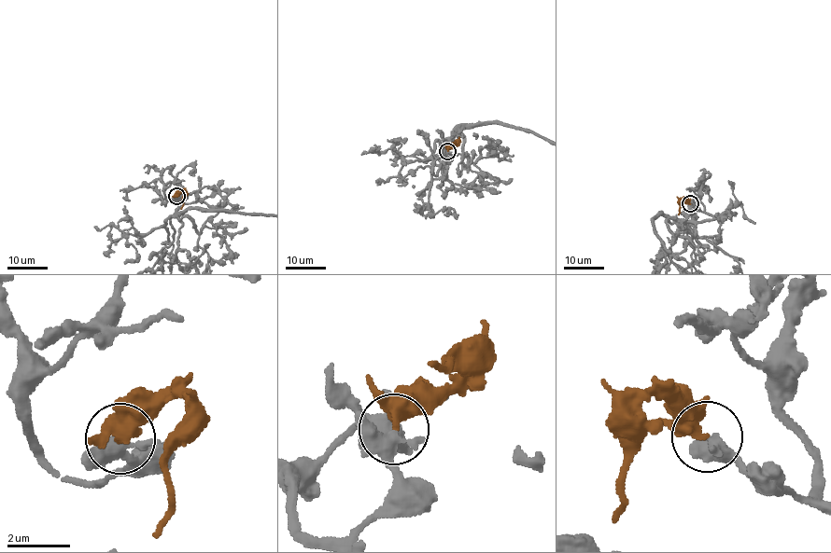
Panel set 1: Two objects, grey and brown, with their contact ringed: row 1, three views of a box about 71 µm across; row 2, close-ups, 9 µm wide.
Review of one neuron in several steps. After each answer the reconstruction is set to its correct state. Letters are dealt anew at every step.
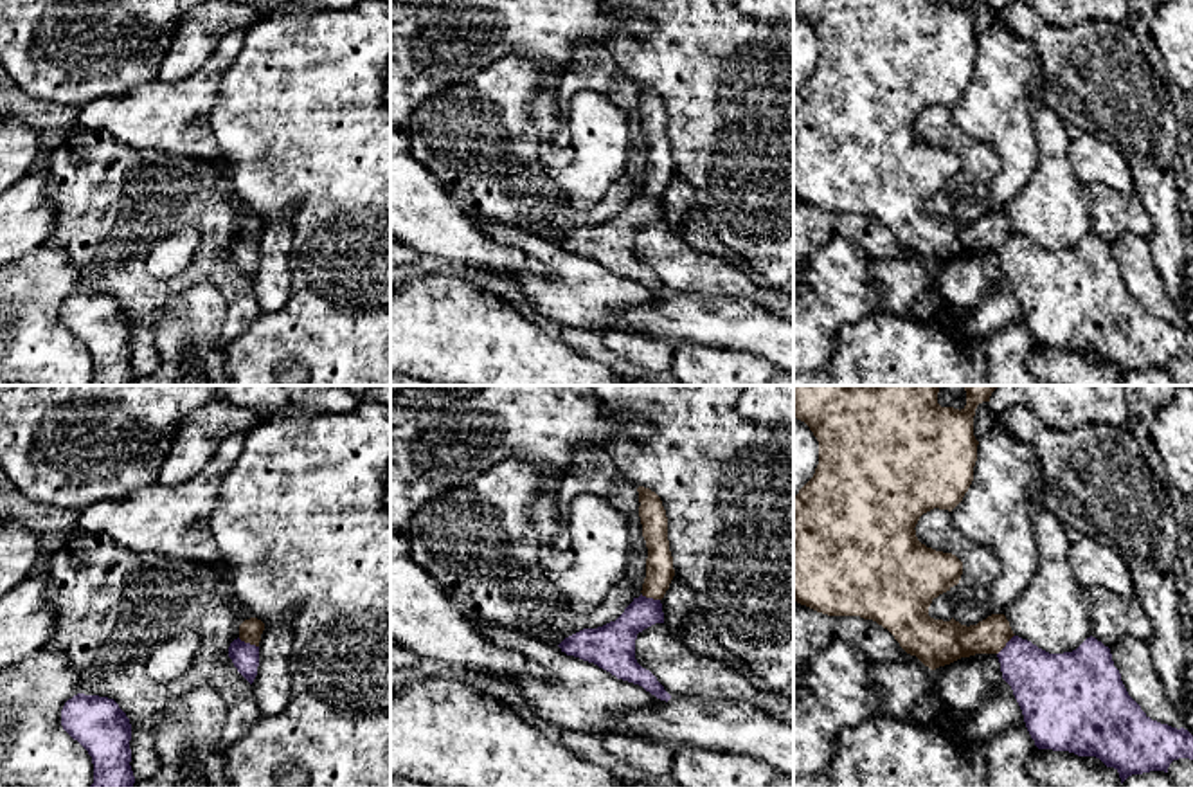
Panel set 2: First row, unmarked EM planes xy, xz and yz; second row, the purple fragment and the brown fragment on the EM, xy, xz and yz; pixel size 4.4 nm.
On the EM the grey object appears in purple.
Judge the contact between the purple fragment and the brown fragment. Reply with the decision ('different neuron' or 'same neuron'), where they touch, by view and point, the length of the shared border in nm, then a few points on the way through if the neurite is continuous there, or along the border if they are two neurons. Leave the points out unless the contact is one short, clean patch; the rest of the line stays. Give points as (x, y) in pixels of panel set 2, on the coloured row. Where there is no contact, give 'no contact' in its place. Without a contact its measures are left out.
different neuron; contact xy (249, 643); length 100 nm; border xy (238, 638), (258, 647)

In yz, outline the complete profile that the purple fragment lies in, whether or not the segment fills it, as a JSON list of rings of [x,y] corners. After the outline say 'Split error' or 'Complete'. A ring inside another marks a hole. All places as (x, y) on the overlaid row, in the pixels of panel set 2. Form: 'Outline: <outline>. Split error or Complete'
Outline: [[[1013,636],[997,657],[1038,749],[1096,756],[1119,773],[1121,783],[1132,774],[1168,773],[1170,764],[1179,758],[1193,760],[1193,735],[1152,720],[1128,695],[1110,648],[1096,638],[1087,638],[1072,652],[1049,654]]]. Complete

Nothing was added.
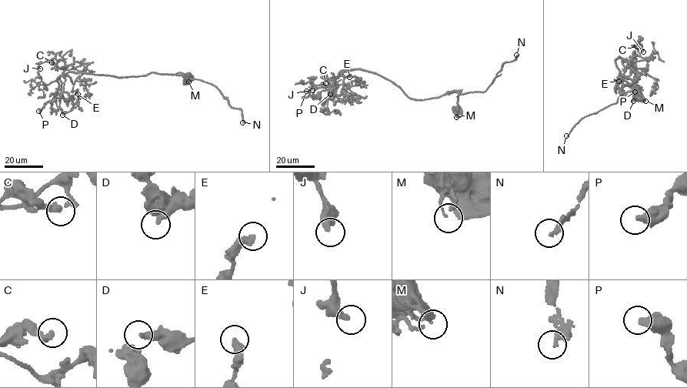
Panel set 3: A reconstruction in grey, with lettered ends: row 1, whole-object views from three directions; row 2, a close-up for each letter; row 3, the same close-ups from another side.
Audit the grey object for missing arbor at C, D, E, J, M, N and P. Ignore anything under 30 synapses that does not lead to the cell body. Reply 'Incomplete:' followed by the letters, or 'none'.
Incomplete: N

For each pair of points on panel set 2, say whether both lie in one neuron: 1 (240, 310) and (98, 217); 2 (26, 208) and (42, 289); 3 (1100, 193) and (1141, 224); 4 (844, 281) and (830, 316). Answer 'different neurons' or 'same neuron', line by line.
1: same neuron
2: different neurons
3: same neuron
4: same neuron

